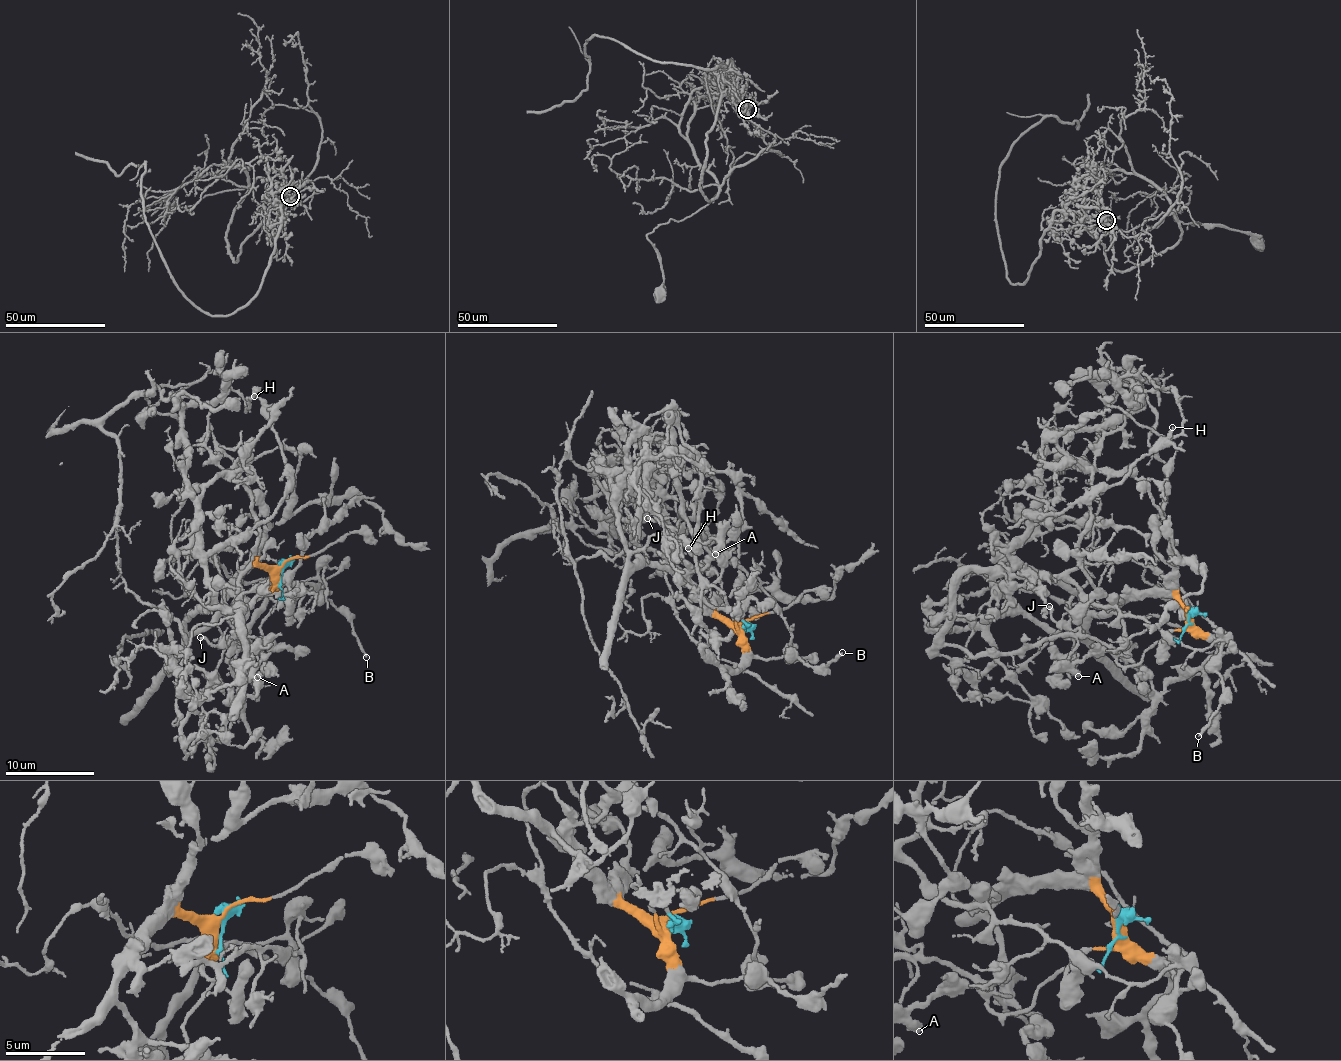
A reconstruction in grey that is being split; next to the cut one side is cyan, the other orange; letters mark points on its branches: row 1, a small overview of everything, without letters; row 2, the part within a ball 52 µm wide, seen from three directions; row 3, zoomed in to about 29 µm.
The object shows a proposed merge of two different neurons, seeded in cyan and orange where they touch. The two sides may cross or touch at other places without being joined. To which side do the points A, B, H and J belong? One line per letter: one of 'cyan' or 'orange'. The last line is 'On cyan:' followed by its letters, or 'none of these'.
A: cyan
B: orange
H: orange
J: cyan
On cyan: A, J

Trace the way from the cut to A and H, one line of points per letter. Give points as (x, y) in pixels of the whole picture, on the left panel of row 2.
A: (281, 568), (282, 594), (262, 624), (262, 646), (255, 653), (241, 643), (244, 642), (259, 664), (258, 677)
H: (281, 568), (256, 566), (210, 623), (185, 627), (212, 596), (209, 557), (268, 521), (287, 489), (254, 397)

